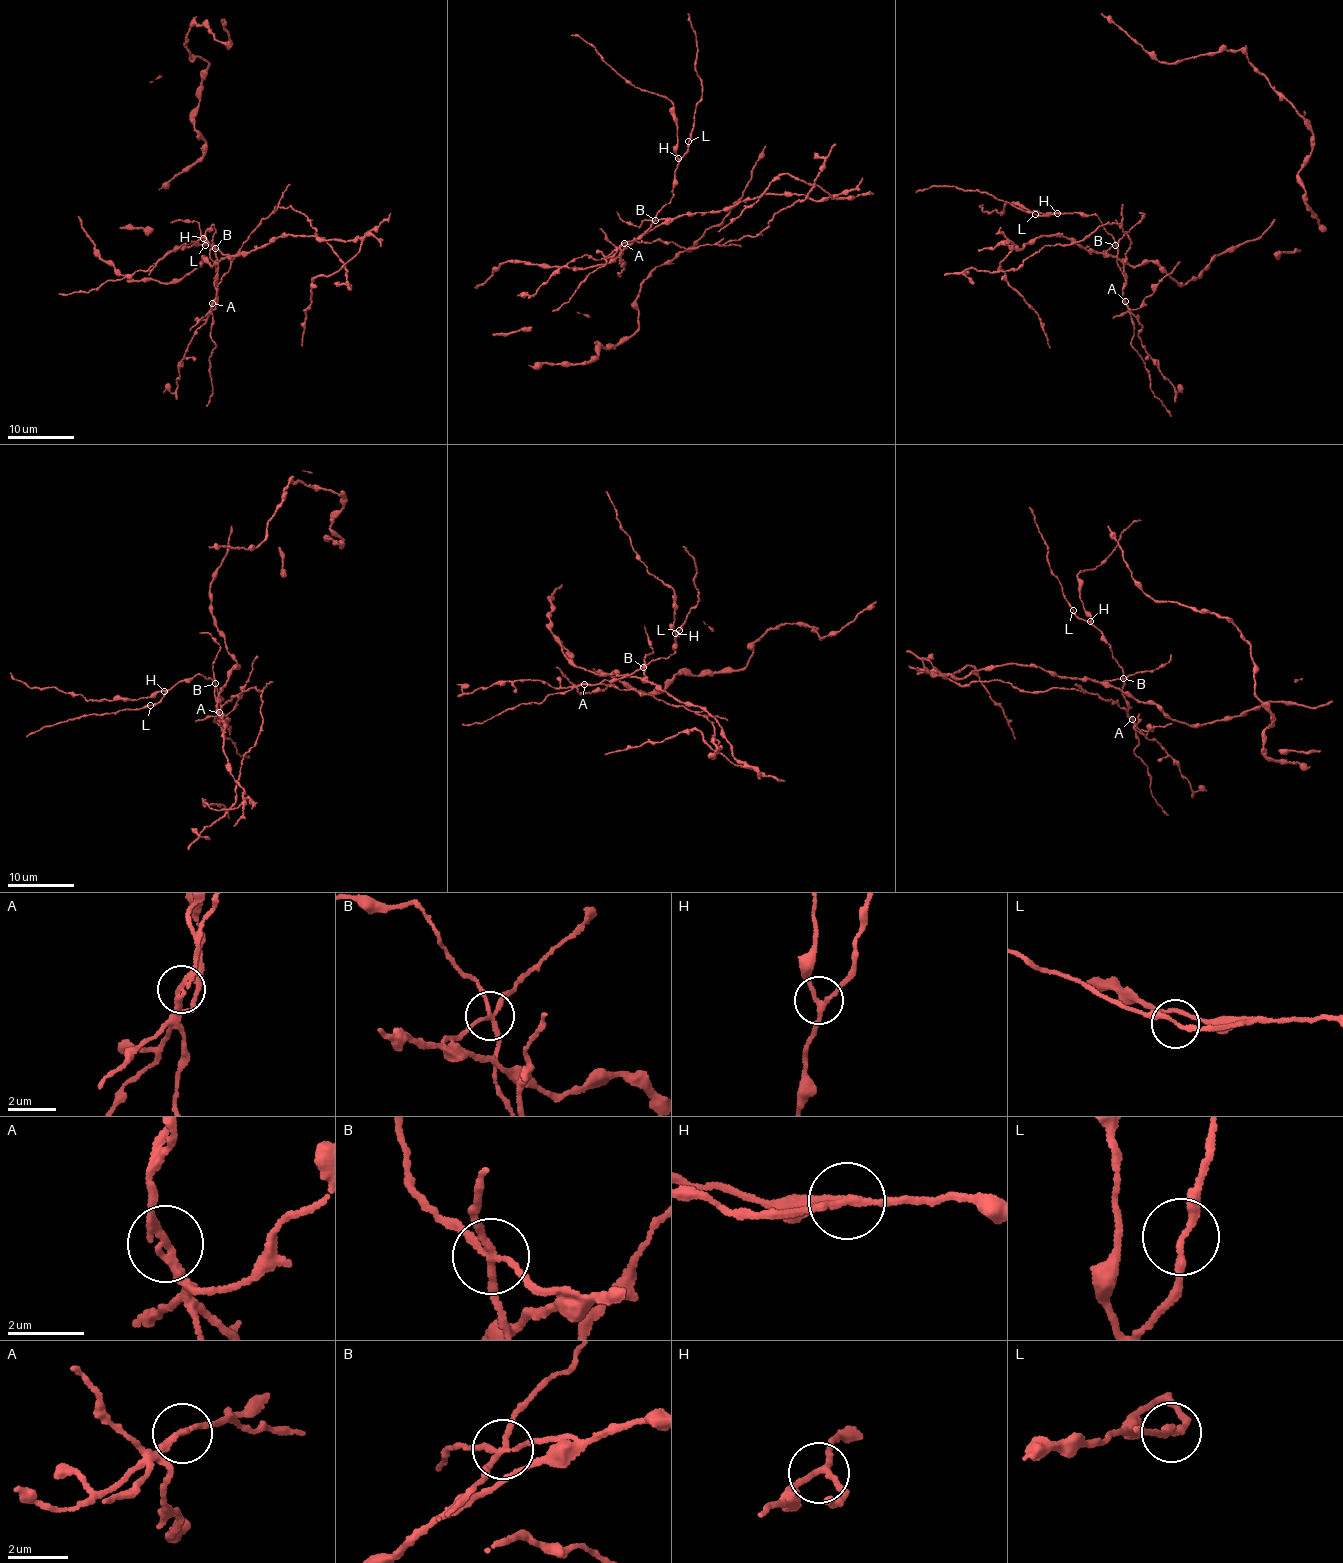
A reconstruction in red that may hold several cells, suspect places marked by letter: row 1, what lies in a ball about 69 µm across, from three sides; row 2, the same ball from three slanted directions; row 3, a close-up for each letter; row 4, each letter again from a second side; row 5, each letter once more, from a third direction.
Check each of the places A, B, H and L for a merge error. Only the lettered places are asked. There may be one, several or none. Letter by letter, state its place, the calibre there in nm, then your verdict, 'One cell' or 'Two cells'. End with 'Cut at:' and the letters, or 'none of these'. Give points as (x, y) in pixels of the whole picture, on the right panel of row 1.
A: Place: (1125, 301). Thickness 200 nm. Two cells
B: Place: (1115, 245). Thickness 170 nm. Two cells
H: Place: (1057, 213). Thickness 170 nm. One cell
L: Place: (1035, 214). Thickness 190 nm. One cell
Cut at: A, B

